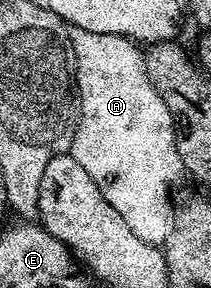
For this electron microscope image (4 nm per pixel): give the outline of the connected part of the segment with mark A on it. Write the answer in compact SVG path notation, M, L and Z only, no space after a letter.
M90 32L87 35L87 42L89 44L71 44L75 55L75 85L79 88L79 125L75 131L69 154L73 158L77 158L77 162L81 162L81 167L88 172L89 178L93 178L93 182L97 182L101 194L105 194L105 202L109 202L109 206L113 206L113 210L117 210L117 214L121 214L121 218L125 218L129 230L133 230L133 234L137 234L137 238L156 246L162 245L171 232L172 226L175 225L176 209L171 208L171 187L179 179L184 179L185 176L181 154L177 150L177 142L175 141L175 123L169 114L169 106L165 106L165 102L161 102L161 94L157 94L157 90L149 78L147 67L143 61L143 52L136 41L117 34L93 34Z

